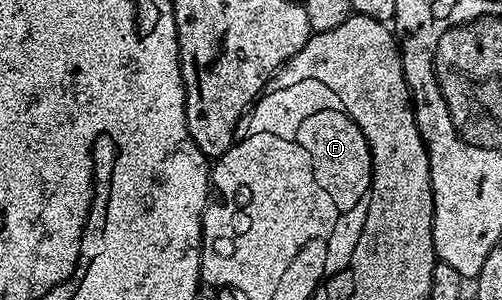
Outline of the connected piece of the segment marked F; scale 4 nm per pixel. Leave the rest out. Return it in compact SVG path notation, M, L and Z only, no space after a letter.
M324 107L307 115L303 121L291 126L290 140L307 148L313 156L315 174L319 184L333 196L333 200L347 208L351 206L365 190L369 176L369 147L367 138L359 130L359 126L338 107Z

